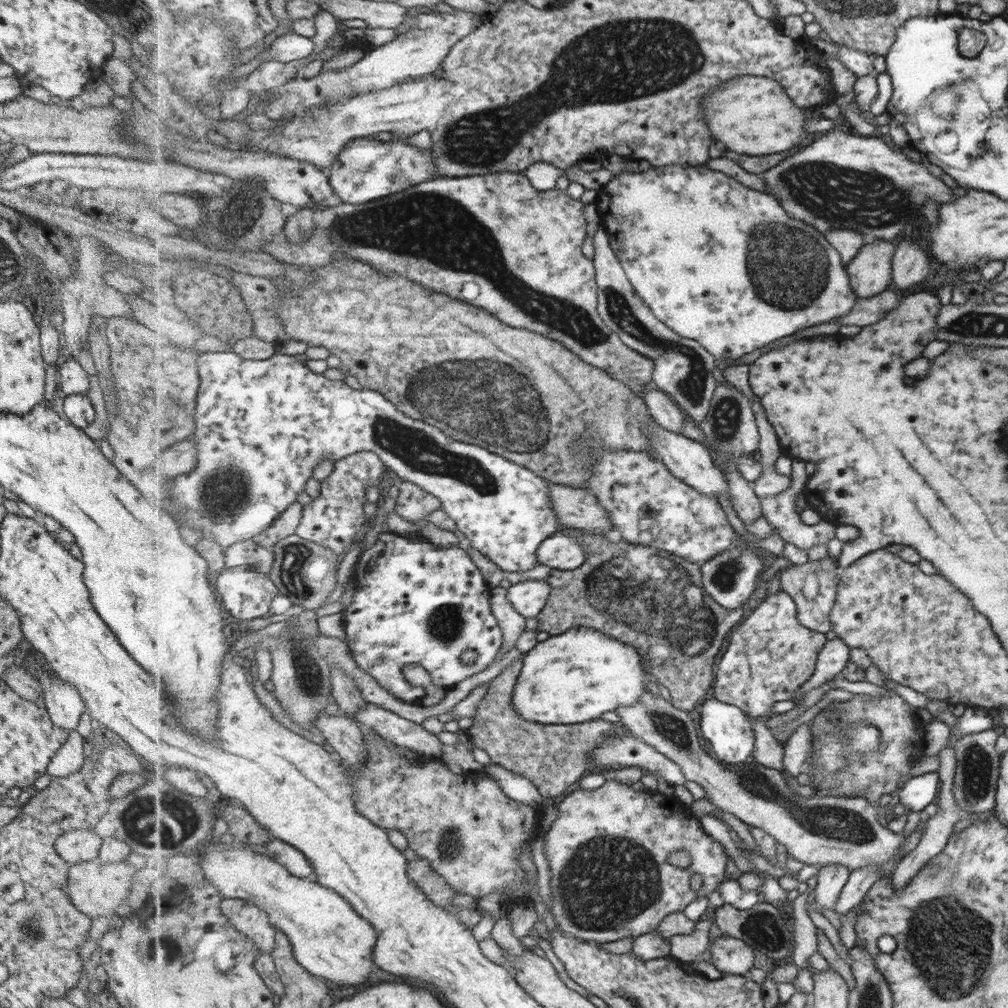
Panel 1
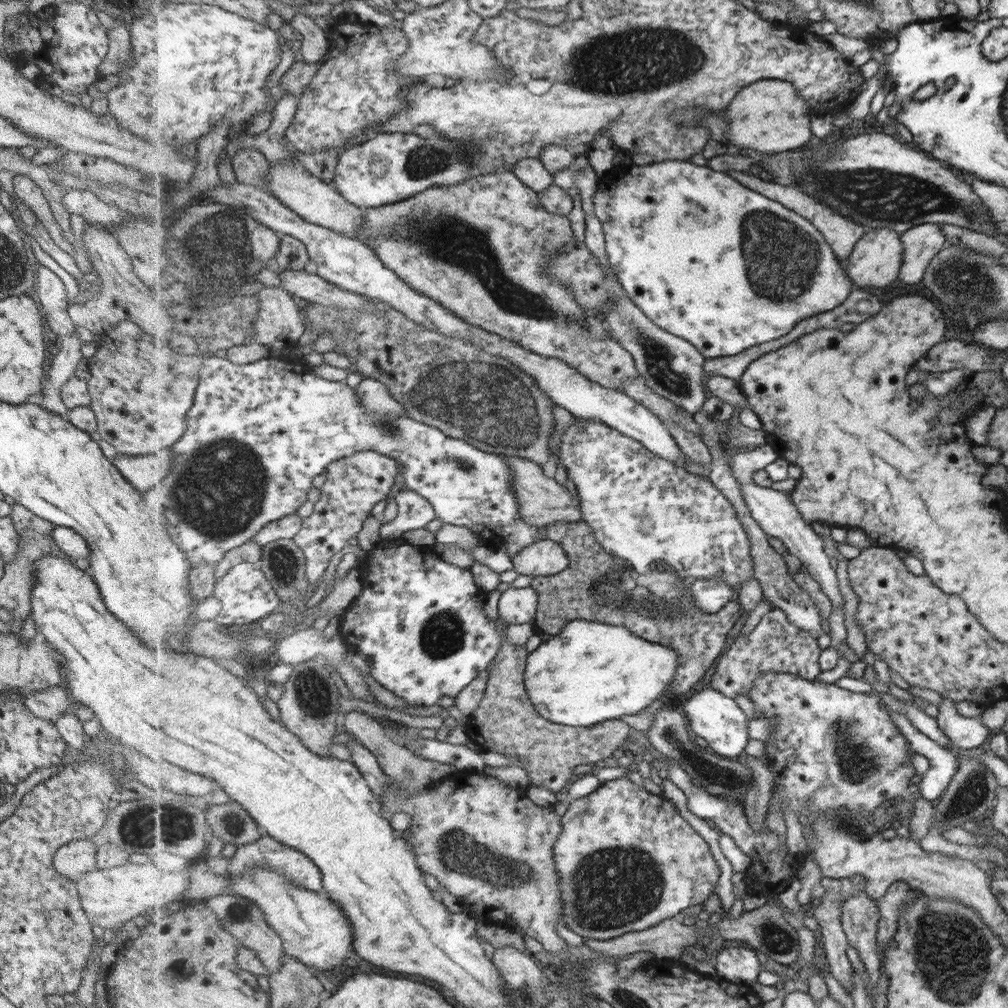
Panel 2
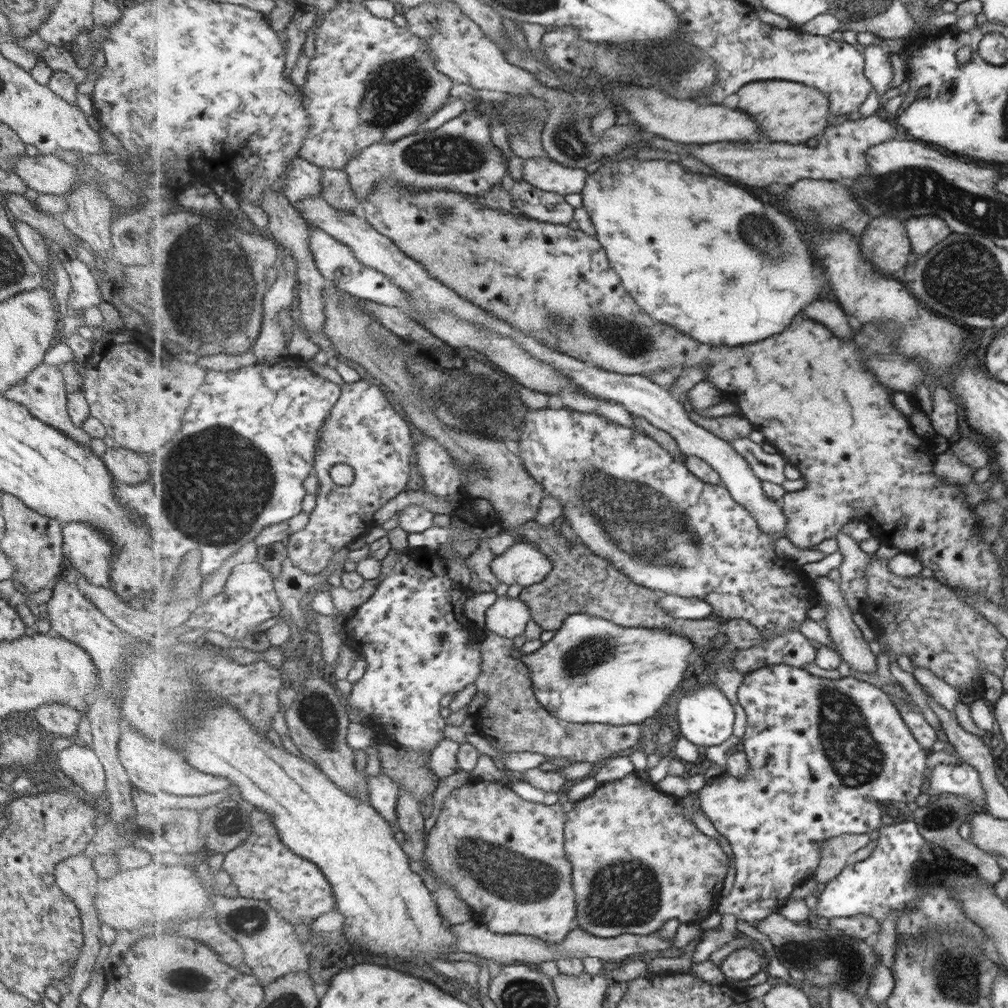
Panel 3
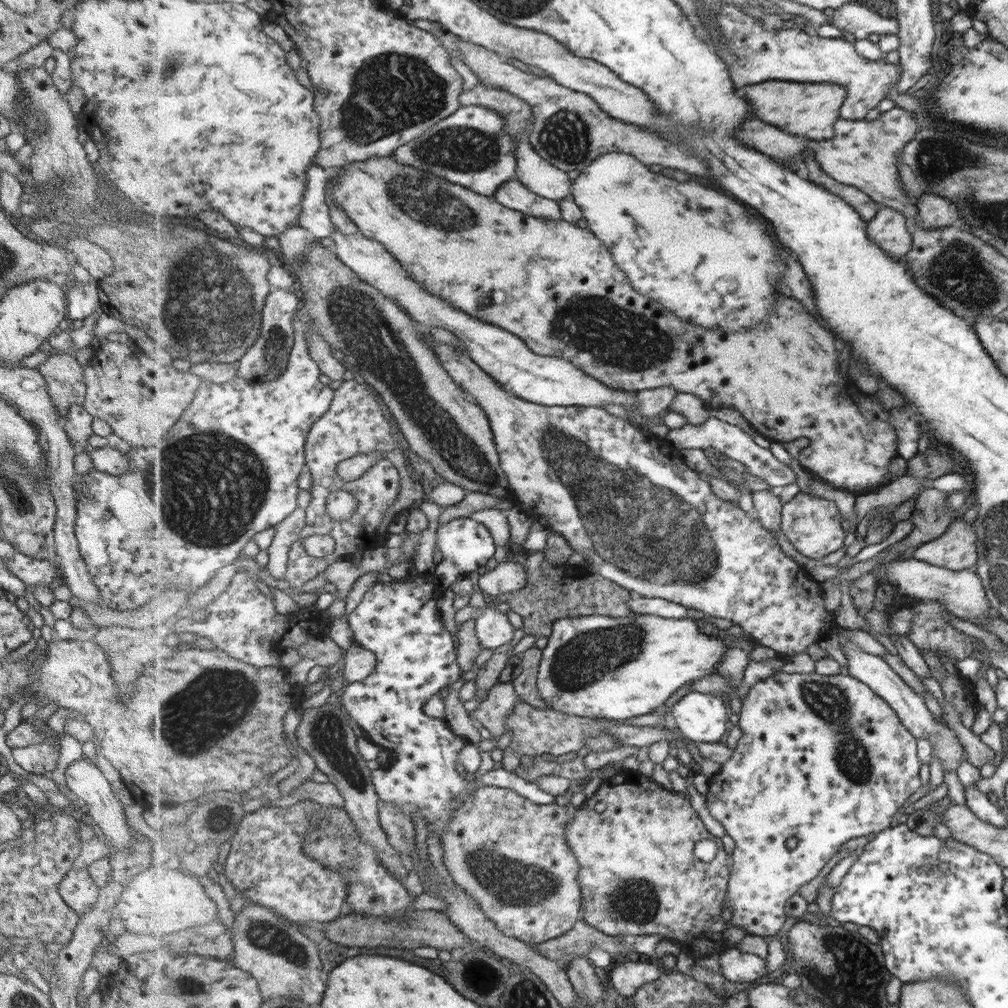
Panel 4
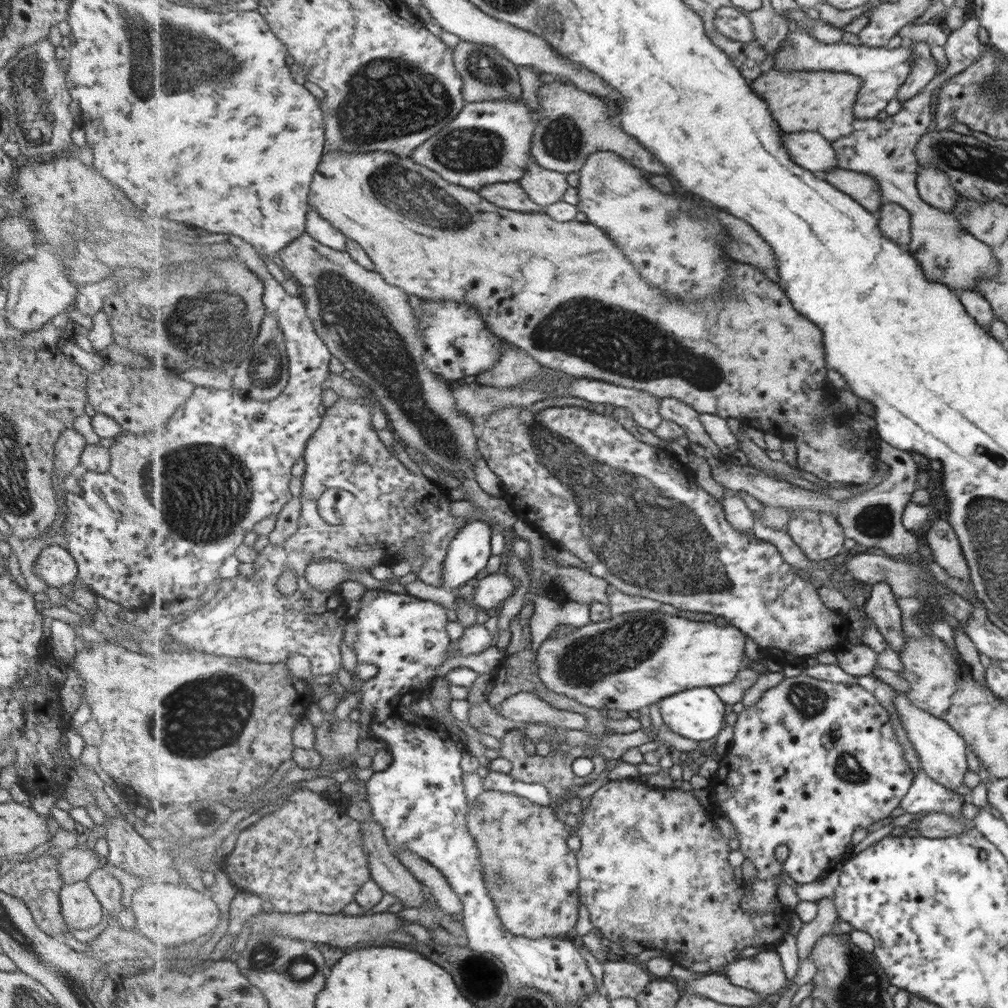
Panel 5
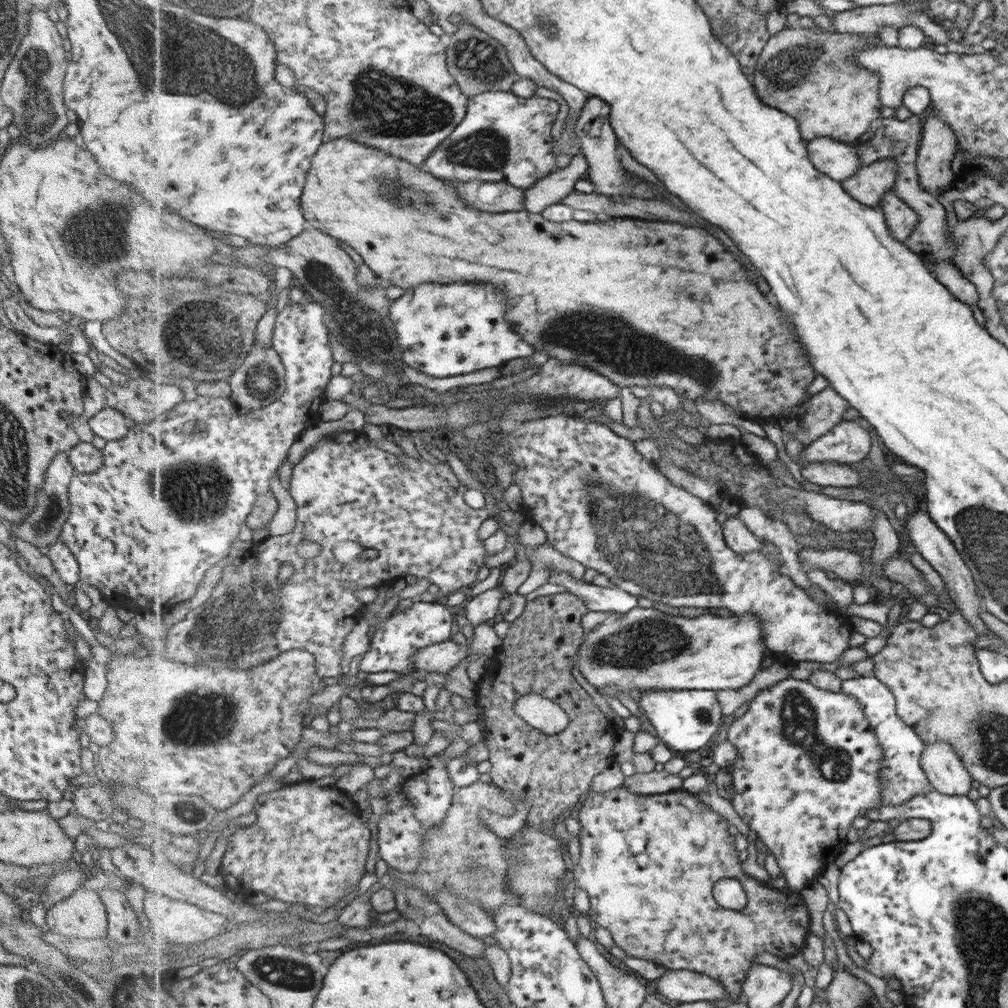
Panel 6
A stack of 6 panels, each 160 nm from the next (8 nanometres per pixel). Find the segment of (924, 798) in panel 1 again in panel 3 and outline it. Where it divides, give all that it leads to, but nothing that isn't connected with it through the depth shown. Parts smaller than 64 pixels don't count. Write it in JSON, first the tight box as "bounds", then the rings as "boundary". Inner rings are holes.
{"bounds":[927,763,985,809],"boundary":[[[939,763],[931,772],[927,794],[929,797],[959,795],[975,804],[975,809],[985,809],[984,791],[980,786],[979,773],[967,763],[950,764]]]}

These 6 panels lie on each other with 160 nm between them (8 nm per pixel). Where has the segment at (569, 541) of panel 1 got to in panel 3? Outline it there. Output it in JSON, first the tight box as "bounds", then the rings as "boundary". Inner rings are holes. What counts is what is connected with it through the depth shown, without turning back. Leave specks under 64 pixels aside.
{"bounds":[490,541,553,588],"boundary":[[[521,541],[513,544],[504,553],[497,556],[491,563],[490,569],[498,579],[508,586],[518,584],[521,588],[541,582],[547,575],[553,572],[552,560],[536,544]]]}

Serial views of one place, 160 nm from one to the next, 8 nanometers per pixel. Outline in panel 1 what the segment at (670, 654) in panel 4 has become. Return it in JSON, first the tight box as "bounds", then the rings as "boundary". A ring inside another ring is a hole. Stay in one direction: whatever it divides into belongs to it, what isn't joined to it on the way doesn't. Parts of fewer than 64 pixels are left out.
{"bounds":[513,625,654,724],"boundary":[[[583,625],[573,627],[567,632],[560,634],[559,636],[549,636],[544,641],[539,641],[536,645],[525,655],[523,655],[524,665],[522,668],[521,676],[519,676],[515,692],[513,695],[514,707],[519,711],[521,716],[524,716],[528,721],[538,722],[541,724],[581,724],[582,722],[591,722],[601,718],[605,712],[616,711],[620,706],[635,706],[641,697],[647,691],[648,679],[654,678],[647,672],[647,665],[642,658],[642,654],[638,651],[637,647],[630,645],[629,643],[621,642],[619,639],[613,638],[611,635],[605,634],[600,630],[584,627]]]}

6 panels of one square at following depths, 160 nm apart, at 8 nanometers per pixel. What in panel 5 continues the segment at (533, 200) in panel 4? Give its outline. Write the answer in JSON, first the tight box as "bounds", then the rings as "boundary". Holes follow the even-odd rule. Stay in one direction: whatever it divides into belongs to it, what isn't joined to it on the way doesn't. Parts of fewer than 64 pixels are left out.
{"bounds":[478,182,545,213],"boundary":[[[517,182],[493,183],[479,189],[478,193],[501,208],[525,211],[526,213],[545,212],[545,208],[541,209],[539,204],[535,204]]]}

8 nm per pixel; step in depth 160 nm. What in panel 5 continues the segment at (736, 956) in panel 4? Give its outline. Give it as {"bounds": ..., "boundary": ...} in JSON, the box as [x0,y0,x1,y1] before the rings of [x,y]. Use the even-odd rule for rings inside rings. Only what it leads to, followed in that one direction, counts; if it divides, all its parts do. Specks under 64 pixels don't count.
{"bounds":[725,949,791,995],"boundary":[[[762,949],[754,957],[732,962],[725,975],[734,985],[769,995],[781,995],[791,982],[784,971],[781,955],[777,950],[768,949]]]}

